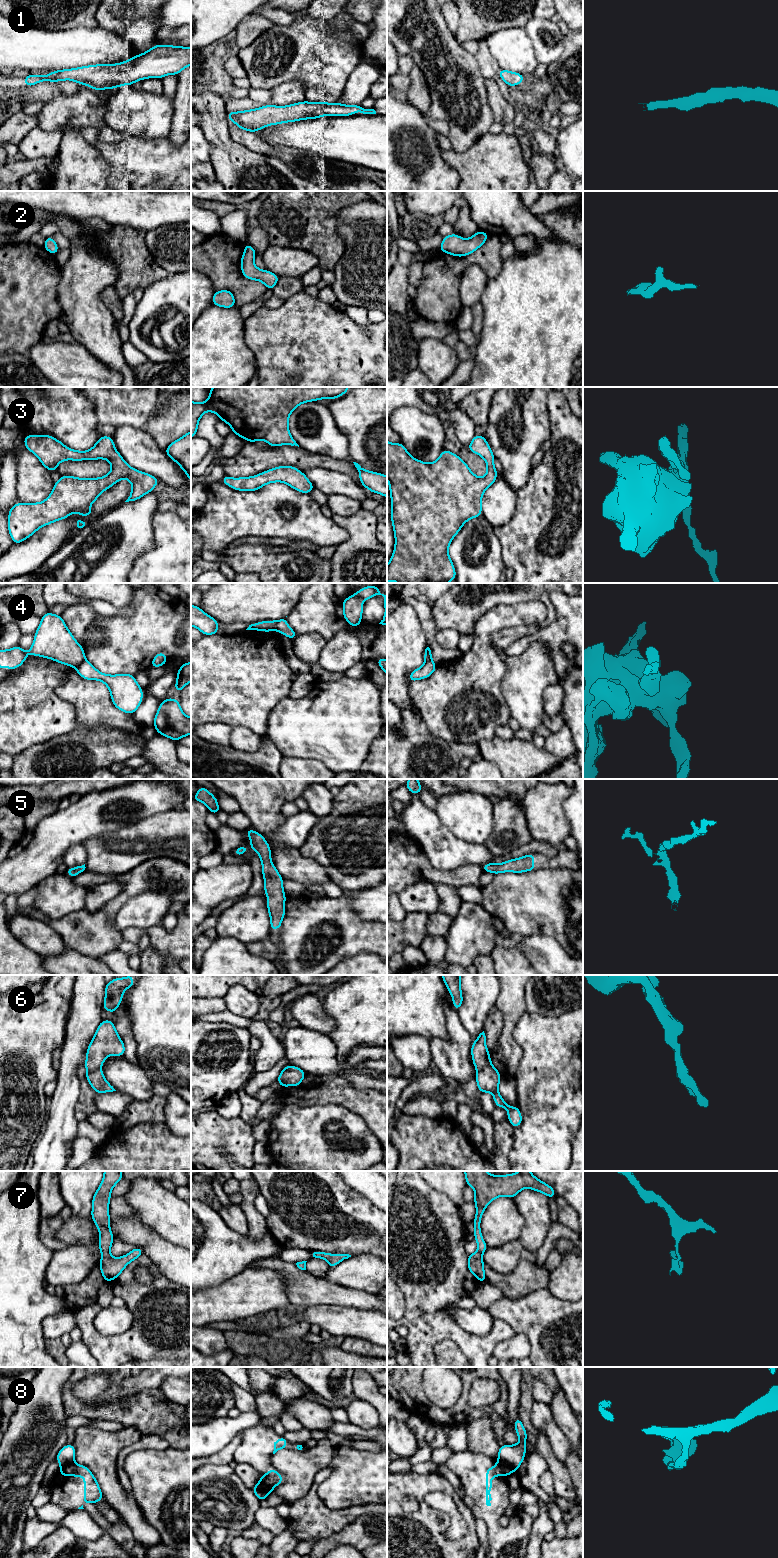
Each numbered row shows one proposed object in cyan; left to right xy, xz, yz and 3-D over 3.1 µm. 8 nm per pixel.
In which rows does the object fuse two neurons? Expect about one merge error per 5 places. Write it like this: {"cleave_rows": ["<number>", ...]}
{"cleave_rows": ["4", "6", "8"]}

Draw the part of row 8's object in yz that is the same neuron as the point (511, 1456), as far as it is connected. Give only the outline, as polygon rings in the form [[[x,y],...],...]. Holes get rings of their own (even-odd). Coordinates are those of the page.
[[[521,1418],[514,1420],[514,1427],[520,1442],[516,1445],[501,1445],[498,1452],[498,1460],[511,1468],[513,1472],[516,1472],[526,1455],[525,1443],[528,1438]]]

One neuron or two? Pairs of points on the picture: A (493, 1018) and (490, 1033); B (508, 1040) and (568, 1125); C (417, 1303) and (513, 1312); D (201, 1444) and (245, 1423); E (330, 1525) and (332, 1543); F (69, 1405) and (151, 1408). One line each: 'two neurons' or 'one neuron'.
A: one neuron
B: two neurons
C: two neurons
D: one neuron
E: two neurons
F: one neuron

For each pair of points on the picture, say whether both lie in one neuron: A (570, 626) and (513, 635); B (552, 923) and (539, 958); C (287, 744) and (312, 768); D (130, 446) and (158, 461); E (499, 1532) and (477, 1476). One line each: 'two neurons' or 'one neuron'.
A: two neurons
B: two neurons
C: two neurons
D: one neuron
E: one neuron

